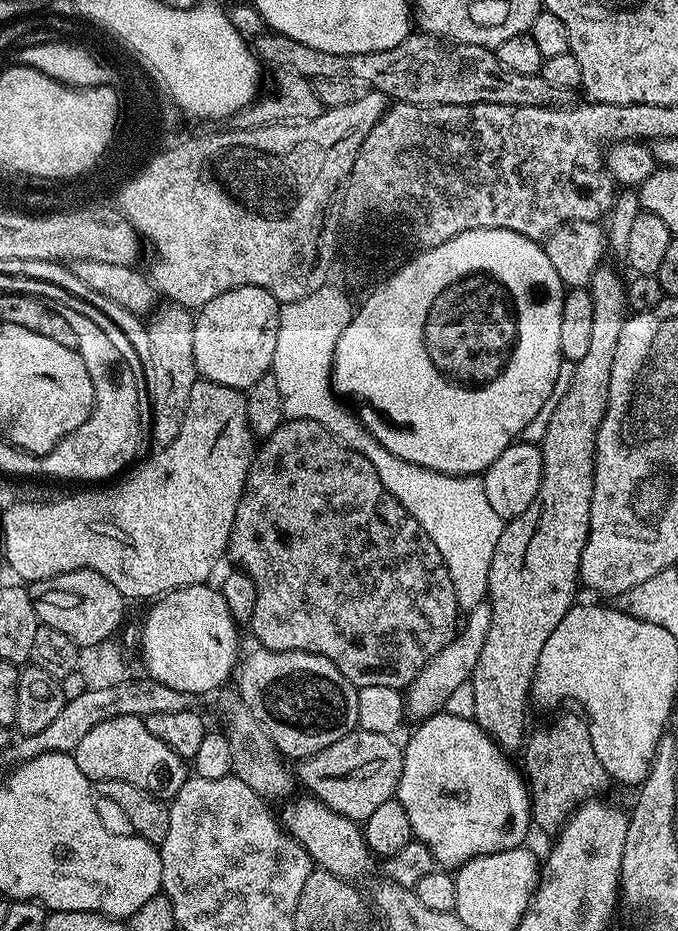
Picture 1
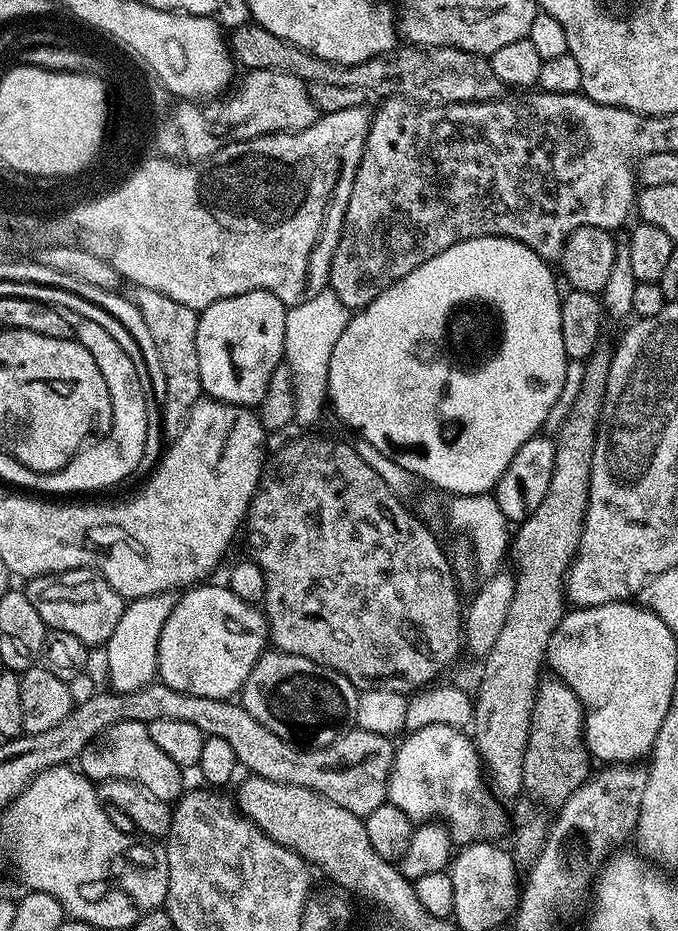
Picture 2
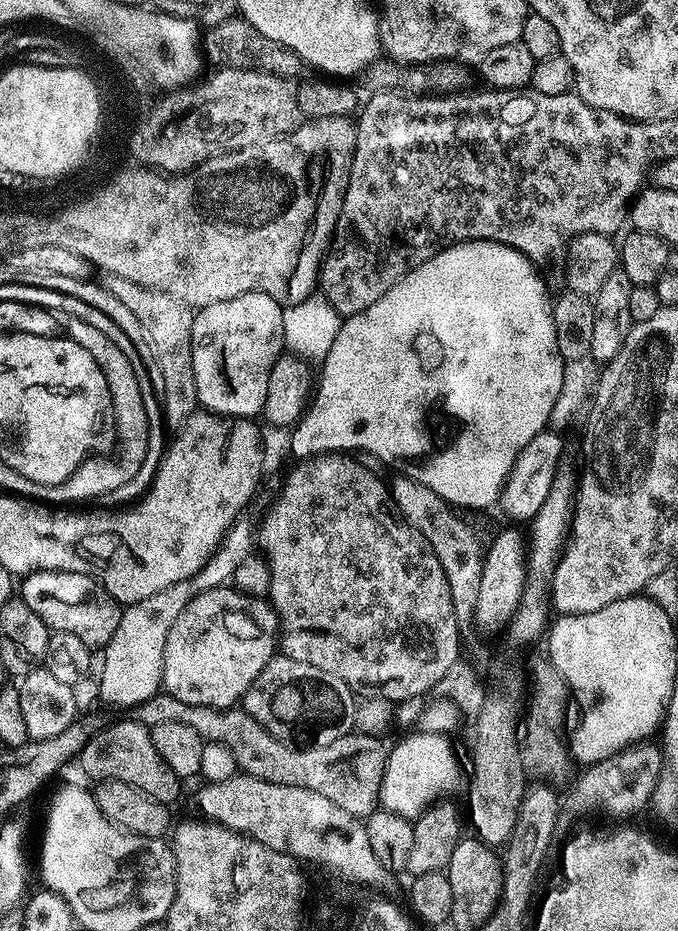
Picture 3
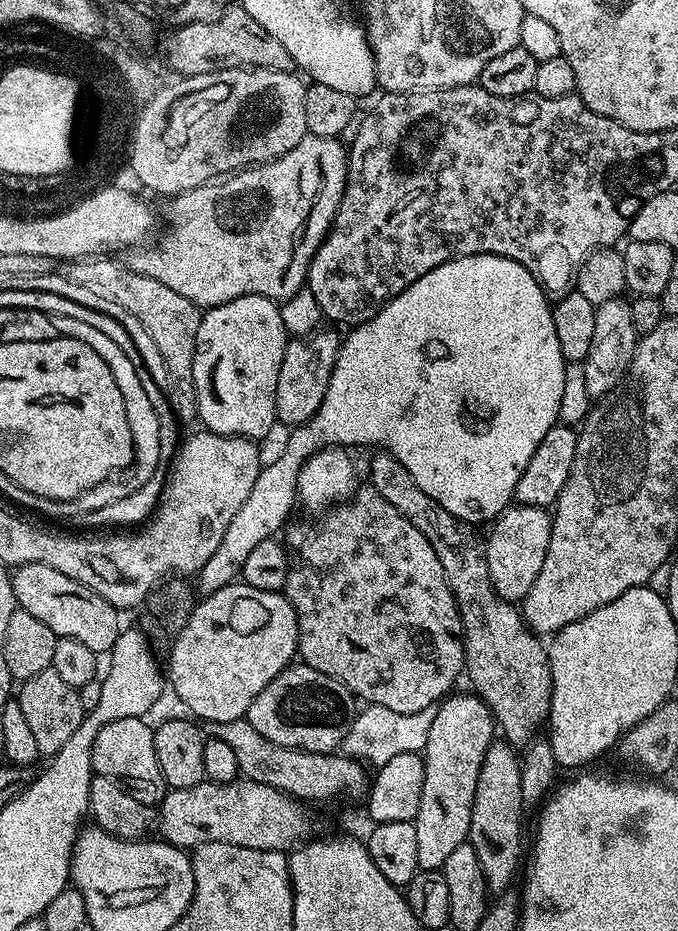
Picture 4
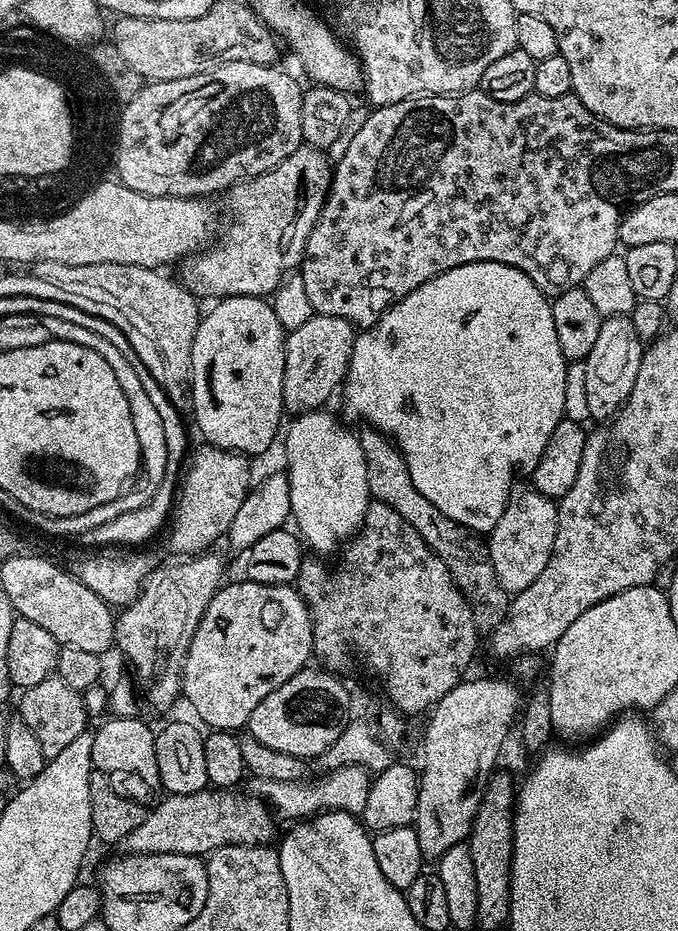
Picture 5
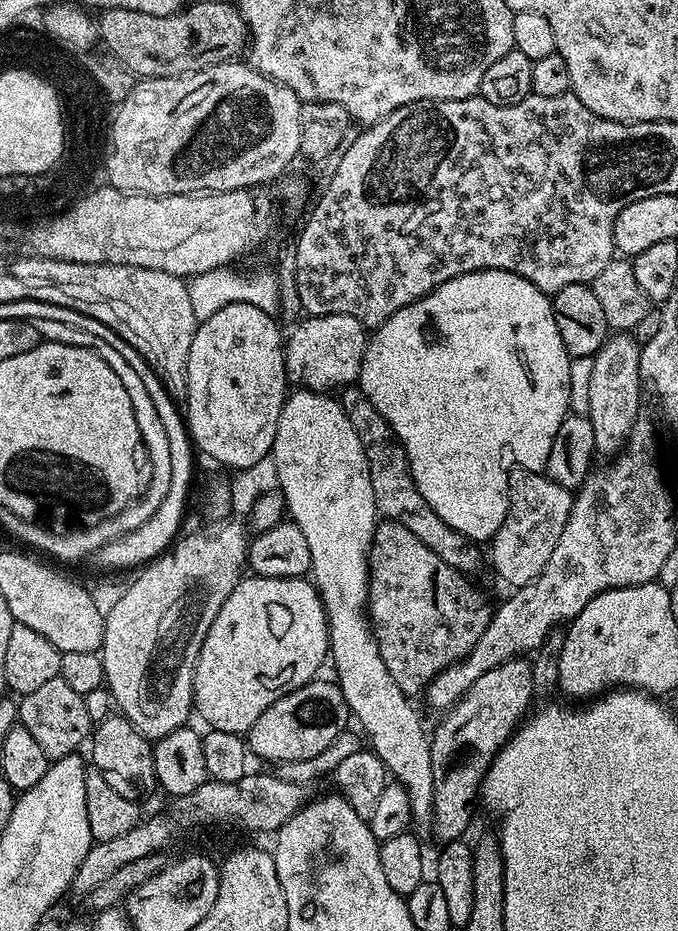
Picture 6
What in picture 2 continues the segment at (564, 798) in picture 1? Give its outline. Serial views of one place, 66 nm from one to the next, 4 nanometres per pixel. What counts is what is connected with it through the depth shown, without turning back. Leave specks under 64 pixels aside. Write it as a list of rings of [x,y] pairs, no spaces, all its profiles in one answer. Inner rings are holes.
[[[541,679],[540,687],[536,689],[522,774],[525,789],[531,792],[532,788],[534,795],[541,796],[552,810],[556,810],[568,801],[578,786],[584,784],[593,771],[594,764],[585,747],[584,707],[580,705],[580,699],[563,680],[551,679]]]

